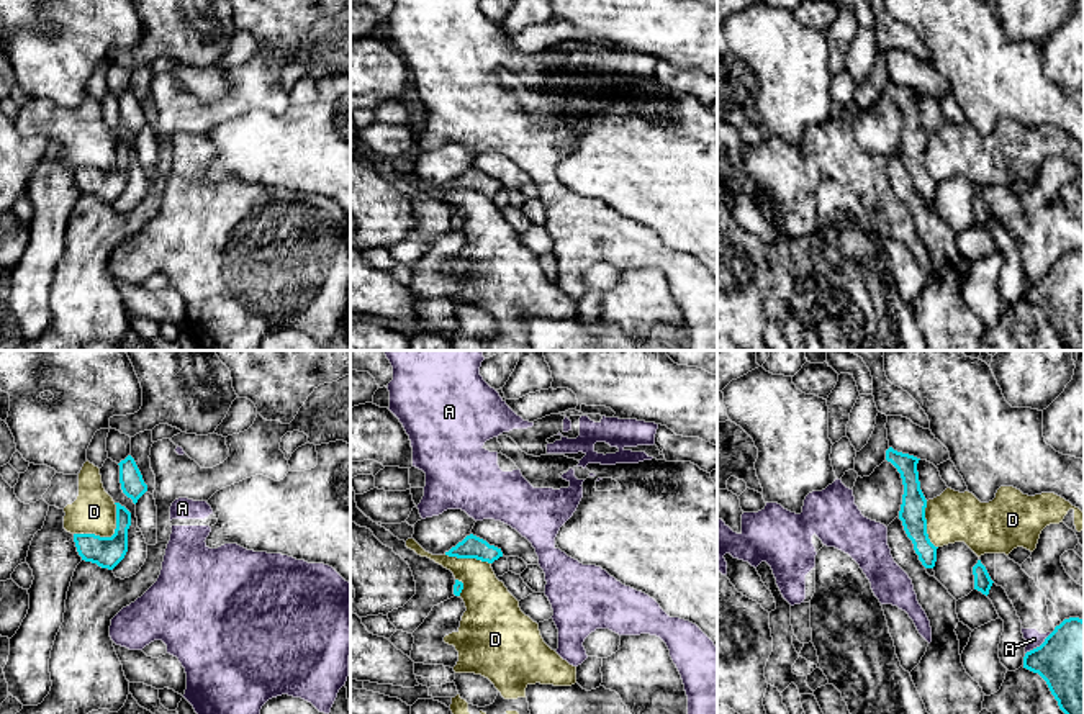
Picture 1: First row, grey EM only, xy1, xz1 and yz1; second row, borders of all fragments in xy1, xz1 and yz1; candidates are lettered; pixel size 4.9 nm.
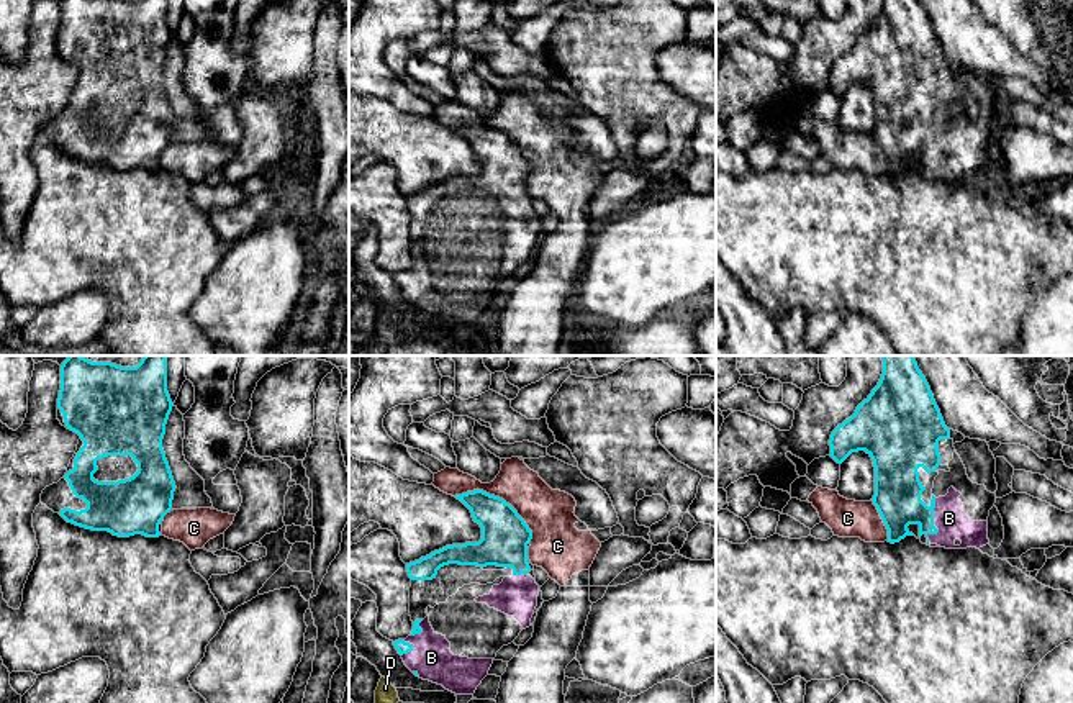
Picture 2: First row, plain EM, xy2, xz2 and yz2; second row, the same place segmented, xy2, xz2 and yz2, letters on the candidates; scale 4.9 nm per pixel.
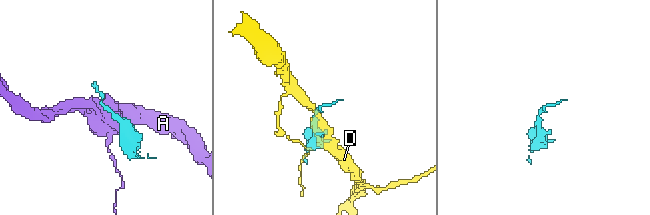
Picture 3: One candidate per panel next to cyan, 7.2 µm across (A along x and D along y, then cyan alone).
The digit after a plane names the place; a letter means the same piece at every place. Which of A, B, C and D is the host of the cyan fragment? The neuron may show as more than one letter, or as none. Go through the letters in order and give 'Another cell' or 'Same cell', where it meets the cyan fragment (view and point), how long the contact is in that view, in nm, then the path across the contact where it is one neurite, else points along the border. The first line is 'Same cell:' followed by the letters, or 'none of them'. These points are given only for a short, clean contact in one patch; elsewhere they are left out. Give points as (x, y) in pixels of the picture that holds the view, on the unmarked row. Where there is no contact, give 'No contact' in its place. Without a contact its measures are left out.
Same cell: B
A: Another cell. Touches cyan at yz1 (1040, 279). Shared border 170 nm
B: Same cell. Touches cyan at yz2 (932, 156). Shared border 220 nm
C: Another cell. Touches cyan at xz2 (498, 130). Shared border 440 nm
D: Another cell. Touches cyan at xy1 (107, 171). Shared border 260 nm. Boundary: xy1 (117, 138), (117, 161), (110, 169), (74, 167)

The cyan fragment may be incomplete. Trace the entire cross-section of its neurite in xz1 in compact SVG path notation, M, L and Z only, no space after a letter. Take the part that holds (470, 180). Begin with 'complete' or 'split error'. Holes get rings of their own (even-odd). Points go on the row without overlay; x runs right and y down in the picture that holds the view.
complete; M470 167L449 185L445 185L445 188L457 192L477 192L493 197L495 193L503 190L503 185L501 182L490 178L486 174Z

